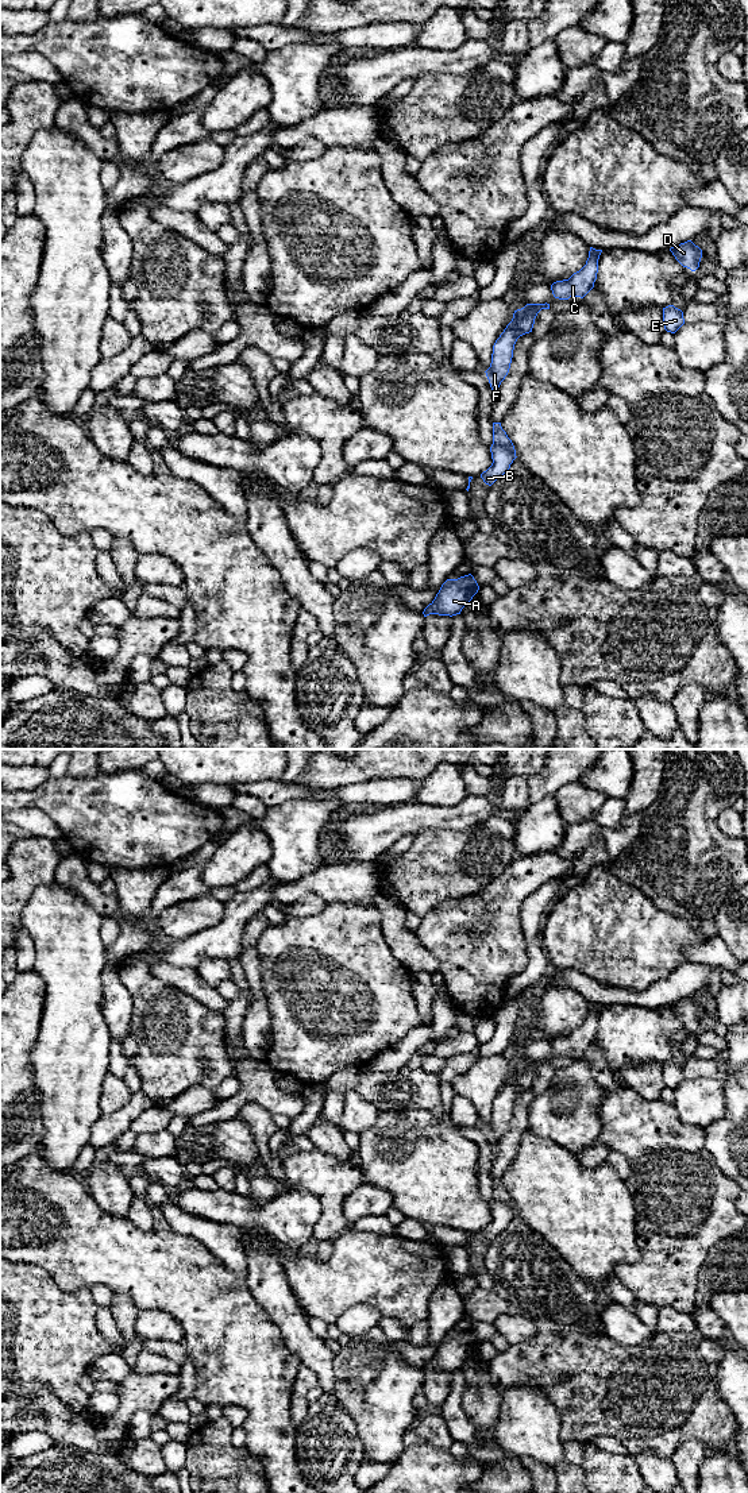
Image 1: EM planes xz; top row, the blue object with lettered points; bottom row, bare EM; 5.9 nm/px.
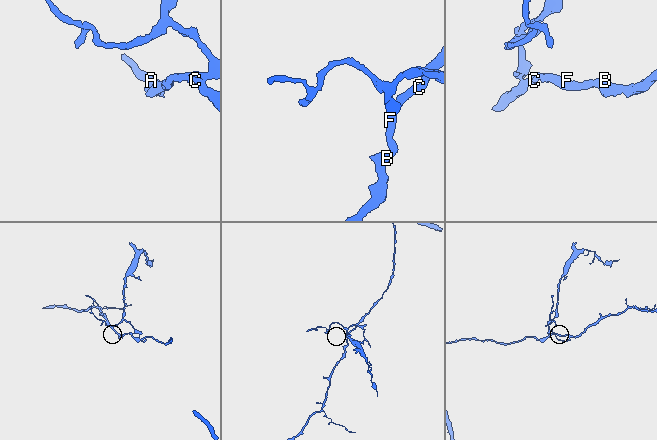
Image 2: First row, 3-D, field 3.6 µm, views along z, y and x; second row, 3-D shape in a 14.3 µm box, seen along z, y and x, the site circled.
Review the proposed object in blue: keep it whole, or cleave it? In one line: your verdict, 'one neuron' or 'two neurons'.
two neurons

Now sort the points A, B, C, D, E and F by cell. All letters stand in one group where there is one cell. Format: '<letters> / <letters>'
A B C F / D E

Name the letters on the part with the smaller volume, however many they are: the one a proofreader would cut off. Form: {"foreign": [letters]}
{"foreign": ["D", "E"]}

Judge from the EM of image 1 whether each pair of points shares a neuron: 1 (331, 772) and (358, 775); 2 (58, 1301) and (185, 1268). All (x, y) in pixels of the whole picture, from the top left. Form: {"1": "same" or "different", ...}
{"1": "same", "2": "different"}

